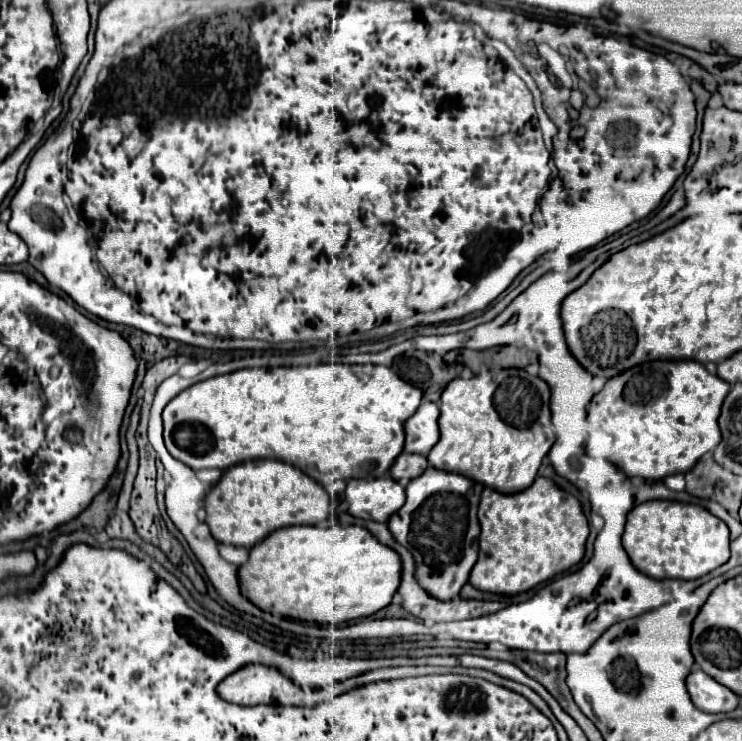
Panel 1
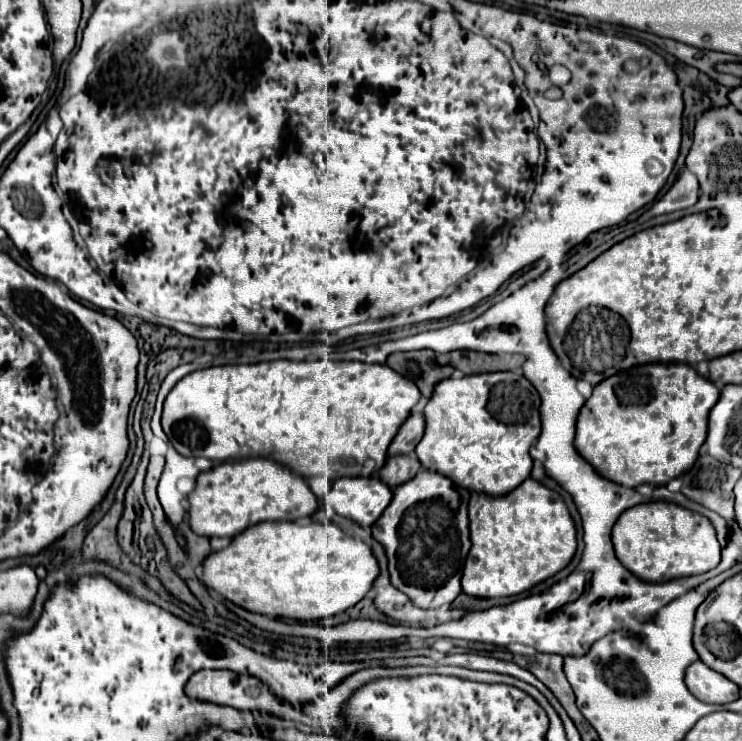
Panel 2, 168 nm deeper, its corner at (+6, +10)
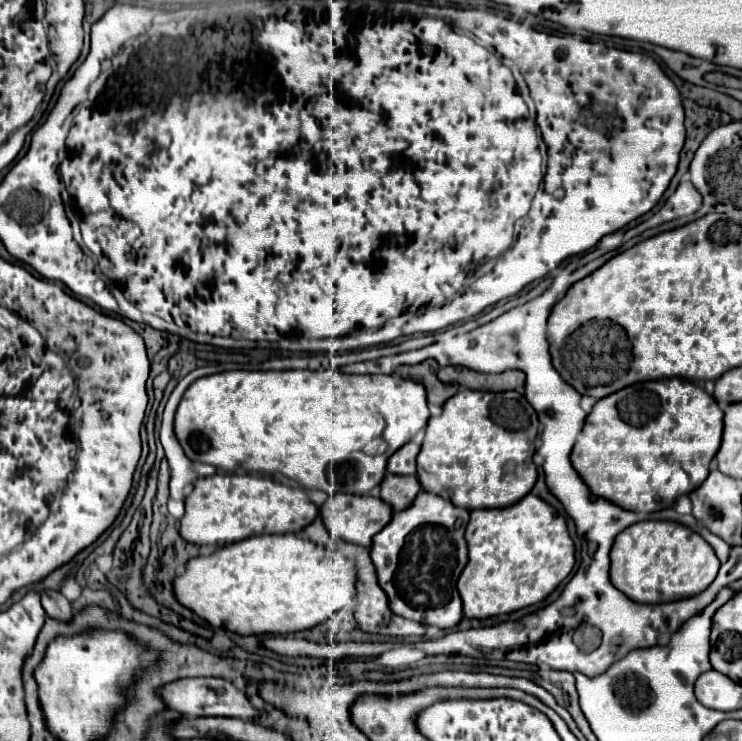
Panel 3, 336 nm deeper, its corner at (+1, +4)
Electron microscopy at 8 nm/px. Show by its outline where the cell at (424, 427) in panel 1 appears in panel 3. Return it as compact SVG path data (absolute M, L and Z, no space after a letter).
M420 439L408 441L400 451L388 459L388 471L398 475L416 475L416 455L420 451Z

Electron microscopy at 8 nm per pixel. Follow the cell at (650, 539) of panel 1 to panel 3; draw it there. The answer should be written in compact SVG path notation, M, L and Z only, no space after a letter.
M640 521L634 523L632 527L626 527L626 531L622 531L614 541L614 547L610 551L610 561L612 561L610 567L612 583L622 593L630 595L630 599L634 599L636 603L666 603L672 599L696 595L716 579L720 569L720 561L714 549L690 527L674 521Z

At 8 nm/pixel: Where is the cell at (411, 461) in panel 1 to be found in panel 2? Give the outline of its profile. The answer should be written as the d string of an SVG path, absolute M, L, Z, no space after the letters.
M415 455L389 457L381 469L381 481L385 485L389 485L389 489L395 489L395 487L407 483L409 479L413 479L419 469L421 469L421 463Z

